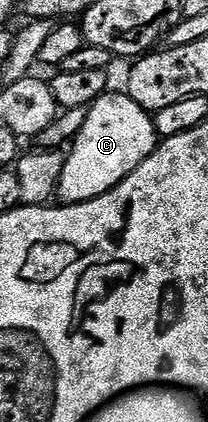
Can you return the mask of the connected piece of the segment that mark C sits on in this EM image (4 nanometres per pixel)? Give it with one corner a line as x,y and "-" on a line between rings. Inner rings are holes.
105,93
88,108
86,125
76,134
64,155
62,177
56,199
61,204
85,203
114,189
158,146
156,124
149,112
142,110
126,93

